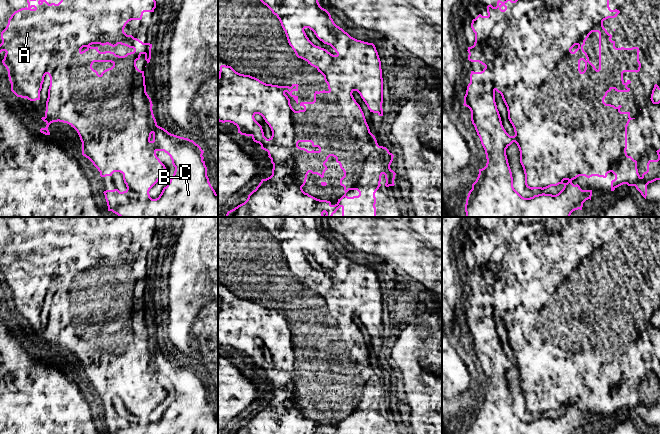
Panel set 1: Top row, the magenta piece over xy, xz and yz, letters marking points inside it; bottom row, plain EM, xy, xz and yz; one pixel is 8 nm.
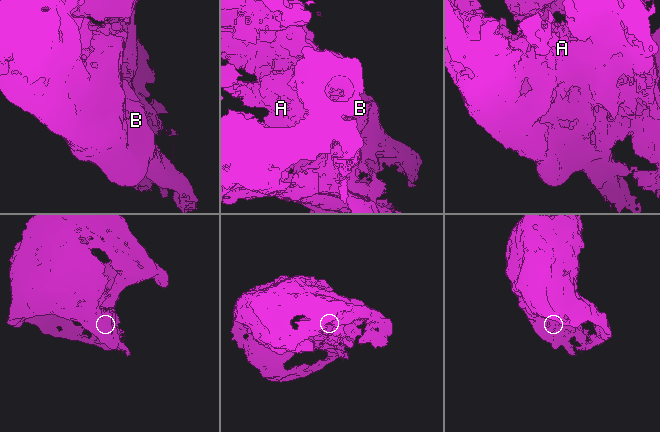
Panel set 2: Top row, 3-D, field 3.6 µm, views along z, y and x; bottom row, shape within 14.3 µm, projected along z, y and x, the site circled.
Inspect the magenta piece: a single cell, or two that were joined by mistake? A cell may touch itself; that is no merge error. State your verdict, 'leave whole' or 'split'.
leave whole

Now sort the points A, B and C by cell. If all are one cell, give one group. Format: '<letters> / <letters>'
A B C

